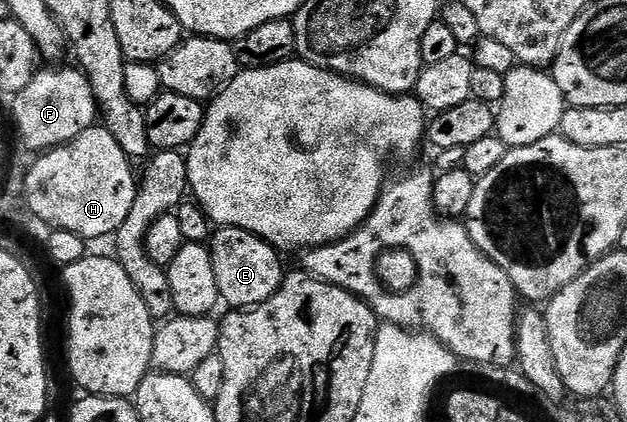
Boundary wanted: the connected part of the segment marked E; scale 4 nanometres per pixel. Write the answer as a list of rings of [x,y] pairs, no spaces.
[[[219,228],[210,237],[209,247],[213,258],[213,275],[217,277],[219,299],[231,310],[256,308],[261,302],[273,298],[281,286],[285,267],[279,261],[280,253],[272,244],[240,228]]]

